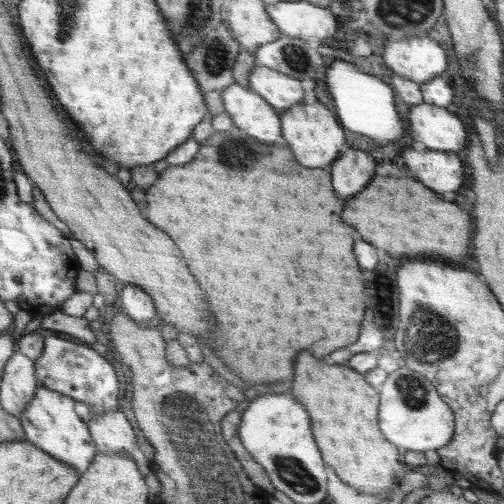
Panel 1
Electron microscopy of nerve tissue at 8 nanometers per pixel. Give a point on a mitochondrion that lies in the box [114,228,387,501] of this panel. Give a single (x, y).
(292, 471)

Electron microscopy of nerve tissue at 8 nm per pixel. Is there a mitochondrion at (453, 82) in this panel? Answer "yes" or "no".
no

